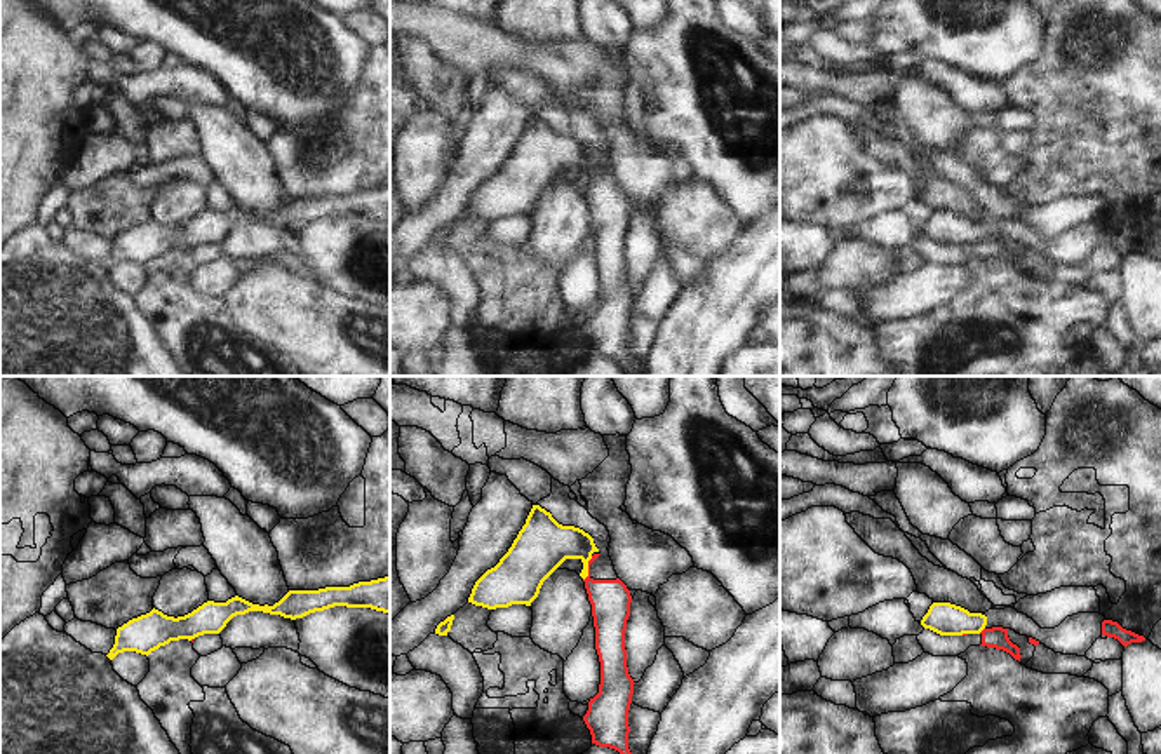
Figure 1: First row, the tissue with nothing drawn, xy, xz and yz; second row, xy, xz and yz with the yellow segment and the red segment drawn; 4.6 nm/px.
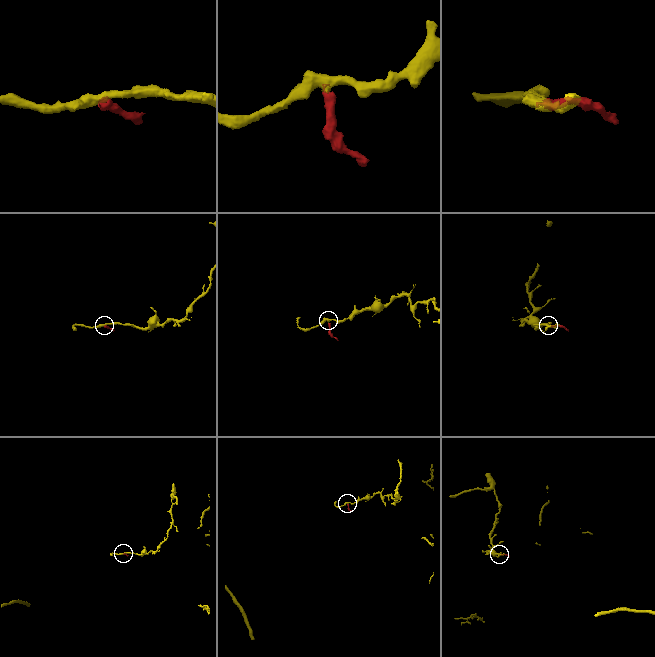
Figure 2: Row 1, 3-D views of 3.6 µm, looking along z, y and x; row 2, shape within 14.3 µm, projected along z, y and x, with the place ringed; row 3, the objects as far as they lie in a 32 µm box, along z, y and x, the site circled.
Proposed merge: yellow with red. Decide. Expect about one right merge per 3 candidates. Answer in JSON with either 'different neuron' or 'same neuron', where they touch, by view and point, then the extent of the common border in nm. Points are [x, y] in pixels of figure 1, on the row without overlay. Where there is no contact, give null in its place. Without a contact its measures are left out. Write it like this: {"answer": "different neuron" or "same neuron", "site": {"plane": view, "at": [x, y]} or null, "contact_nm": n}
{"answer": "different neuron", "site": {"plane": "xz", "at": [587, 178]}, "contact_nm": 130}

